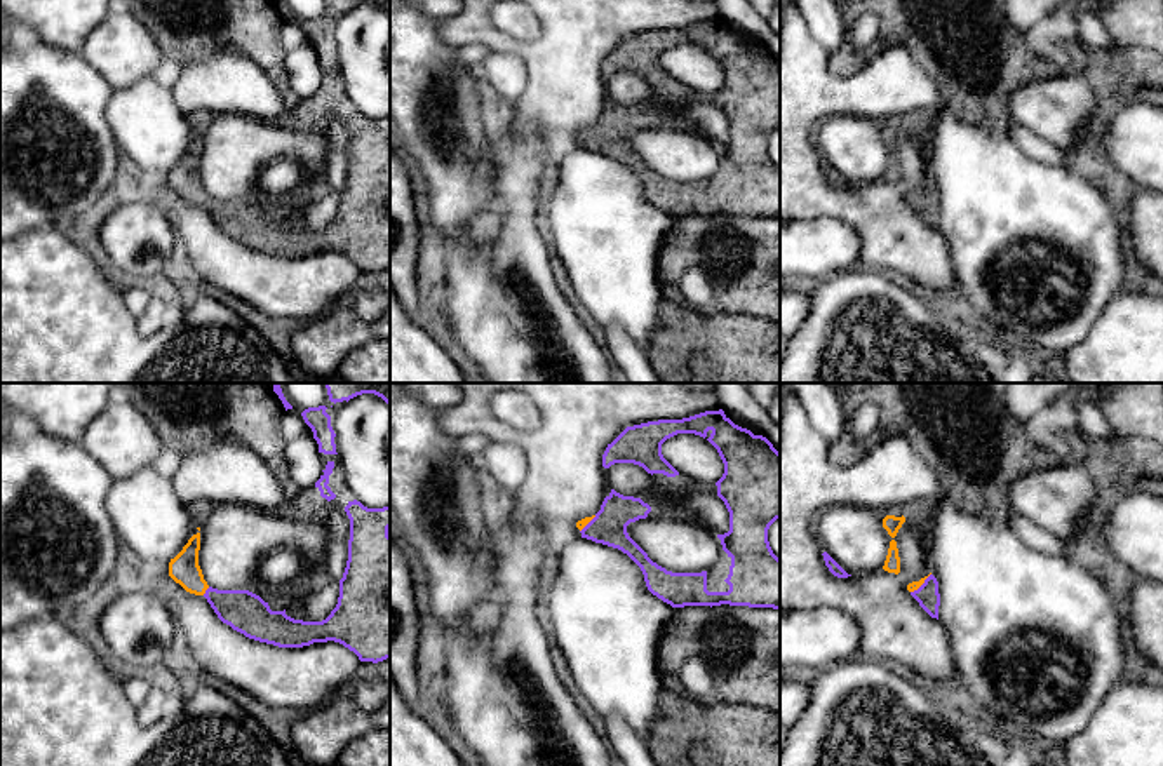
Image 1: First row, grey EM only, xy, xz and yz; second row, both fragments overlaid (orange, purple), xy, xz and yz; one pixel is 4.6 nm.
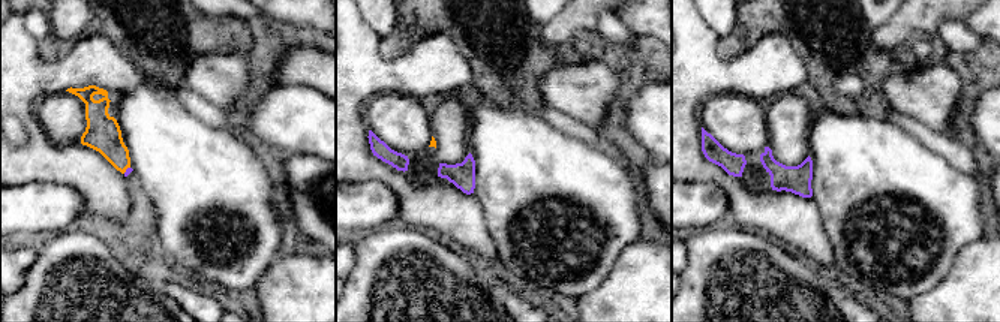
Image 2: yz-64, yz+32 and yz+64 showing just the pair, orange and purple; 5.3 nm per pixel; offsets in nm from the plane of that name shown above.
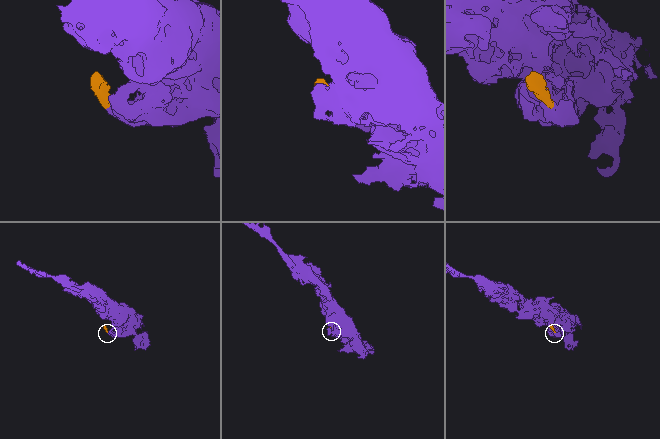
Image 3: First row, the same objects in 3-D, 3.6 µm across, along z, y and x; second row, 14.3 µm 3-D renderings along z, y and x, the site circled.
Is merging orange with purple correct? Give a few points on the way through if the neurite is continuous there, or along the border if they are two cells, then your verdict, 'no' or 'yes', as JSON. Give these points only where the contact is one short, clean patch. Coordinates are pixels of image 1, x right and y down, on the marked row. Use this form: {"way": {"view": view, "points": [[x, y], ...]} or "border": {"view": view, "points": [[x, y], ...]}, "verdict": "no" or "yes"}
{"way": {"view": "xy", "points": [[185, 570], [206, 589], [220, 601], [244, 611]]}, "verdict": "yes"}

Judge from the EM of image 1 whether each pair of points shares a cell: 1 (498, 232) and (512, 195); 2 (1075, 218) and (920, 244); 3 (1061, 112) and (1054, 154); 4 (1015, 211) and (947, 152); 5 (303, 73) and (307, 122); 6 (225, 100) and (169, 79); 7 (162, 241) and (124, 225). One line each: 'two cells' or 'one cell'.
1: one cell
2: two cells
3: two cells
4: one cell
5: two cells
6: two cells
7: one cell

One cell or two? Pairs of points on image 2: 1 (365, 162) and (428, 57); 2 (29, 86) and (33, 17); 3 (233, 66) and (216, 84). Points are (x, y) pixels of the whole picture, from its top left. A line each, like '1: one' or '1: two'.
1: one
2: two
3: one

